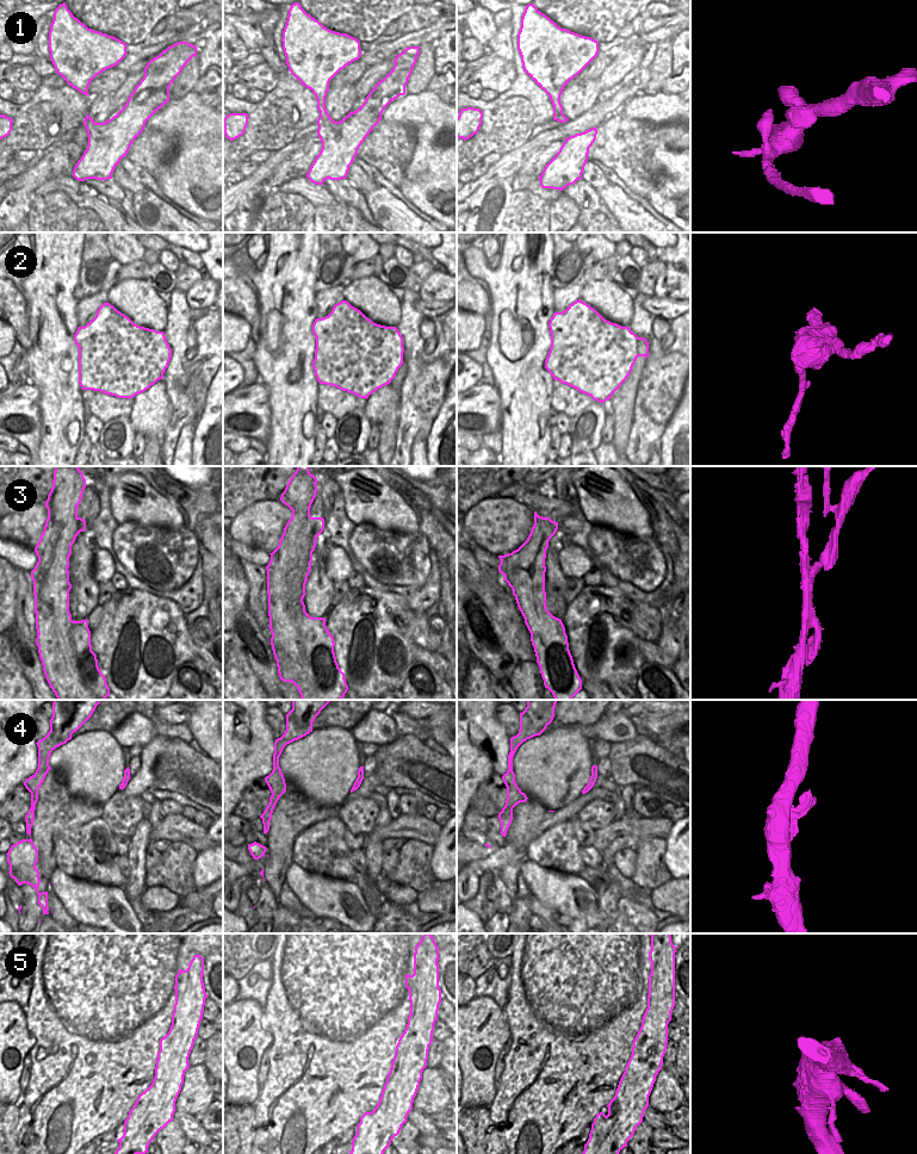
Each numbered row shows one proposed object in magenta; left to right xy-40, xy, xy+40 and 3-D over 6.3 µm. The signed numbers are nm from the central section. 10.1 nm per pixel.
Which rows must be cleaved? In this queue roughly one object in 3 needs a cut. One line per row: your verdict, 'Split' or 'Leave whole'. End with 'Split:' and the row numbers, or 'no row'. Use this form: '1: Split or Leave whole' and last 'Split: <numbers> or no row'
1: Leave whole
2: Split
3: Split
4: Leave whole
5: Leave whole
Split: 2, 3.

